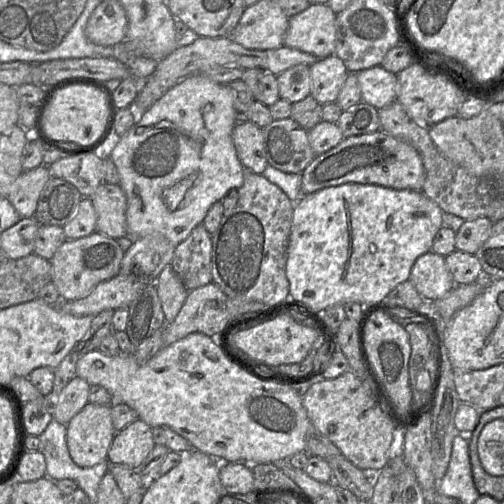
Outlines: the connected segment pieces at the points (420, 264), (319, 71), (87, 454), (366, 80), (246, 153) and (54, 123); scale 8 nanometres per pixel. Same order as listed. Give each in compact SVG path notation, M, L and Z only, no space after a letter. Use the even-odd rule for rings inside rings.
M432 250L416 259L409 280L426 301L440 299L456 286L445 257Z
M336 55L318 59L310 66L311 96L321 105L334 103L348 77L348 70Z
M87 403L66 425L71 459L82 468L107 460L115 434L111 406Z
M374 66L356 73L361 89L361 101L383 108L396 100L397 75Z
M250 121L237 123L232 132L232 140L244 168L263 174L269 163L262 129Z
M65 83L53 88L45 98L38 116L42 133L55 139L88 144L103 131L107 117L105 95L95 87Z

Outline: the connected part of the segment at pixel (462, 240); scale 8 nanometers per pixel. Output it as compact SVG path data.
M488 217L464 221L456 232L455 248L469 254L476 254L492 233L494 222Z

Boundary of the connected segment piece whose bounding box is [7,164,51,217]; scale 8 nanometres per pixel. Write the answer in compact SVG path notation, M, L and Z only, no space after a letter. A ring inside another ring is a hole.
M42 164L23 171L13 183L7 199L21 217L33 217L39 196L50 178L49 166Z

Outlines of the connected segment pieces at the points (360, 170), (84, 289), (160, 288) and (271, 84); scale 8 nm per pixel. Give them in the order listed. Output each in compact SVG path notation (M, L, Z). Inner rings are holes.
M382 130L344 138L329 151L316 155L301 174L303 195L346 183L421 191L425 181L425 170L417 150L404 140Z
M99 231L75 240L66 240L50 259L52 283L62 301L83 299L101 282L111 279L120 272L125 252L118 242Z
M167 265L159 274L156 279L156 288L165 321L171 323L177 317L189 291L171 265Z
M244 69L241 80L248 86L255 101L271 106L280 98L277 75L268 70Z

